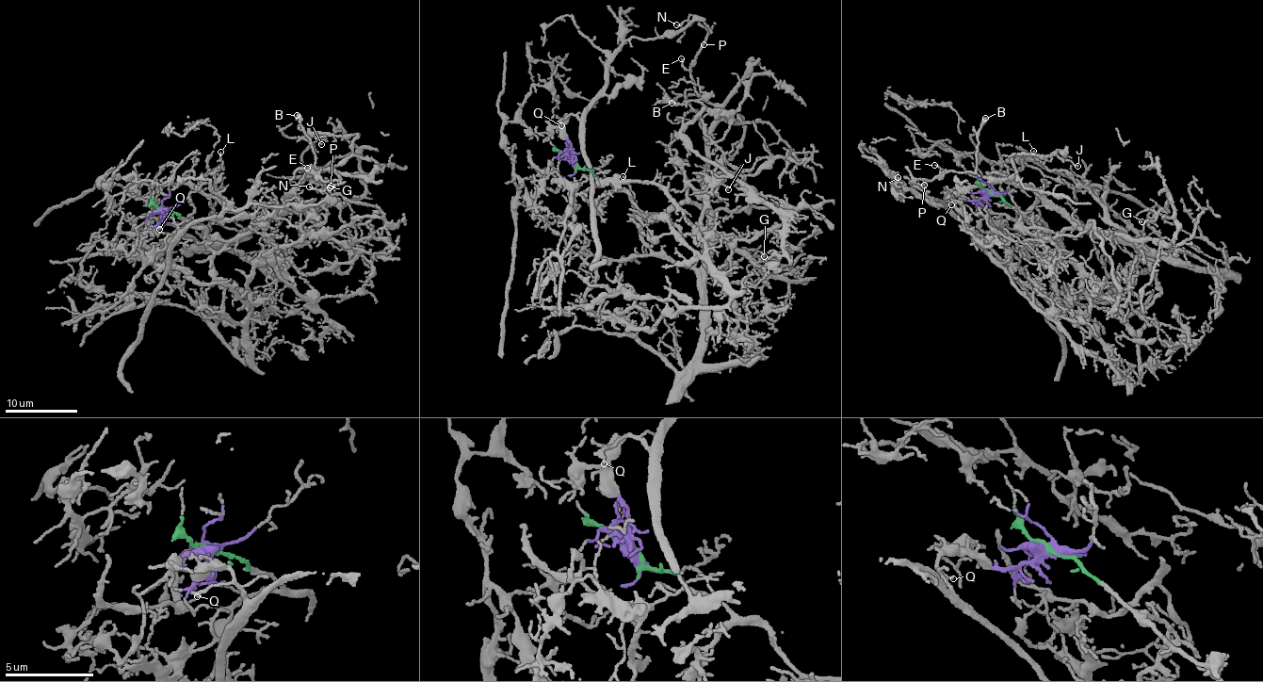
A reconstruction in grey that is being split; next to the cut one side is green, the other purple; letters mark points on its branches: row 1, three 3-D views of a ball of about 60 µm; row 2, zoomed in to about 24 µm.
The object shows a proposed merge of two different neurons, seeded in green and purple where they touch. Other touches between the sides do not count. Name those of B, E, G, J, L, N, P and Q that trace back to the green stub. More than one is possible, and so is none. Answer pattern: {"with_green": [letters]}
{"with_green": ["B", "E", "G", "J", "L", "P"]}

